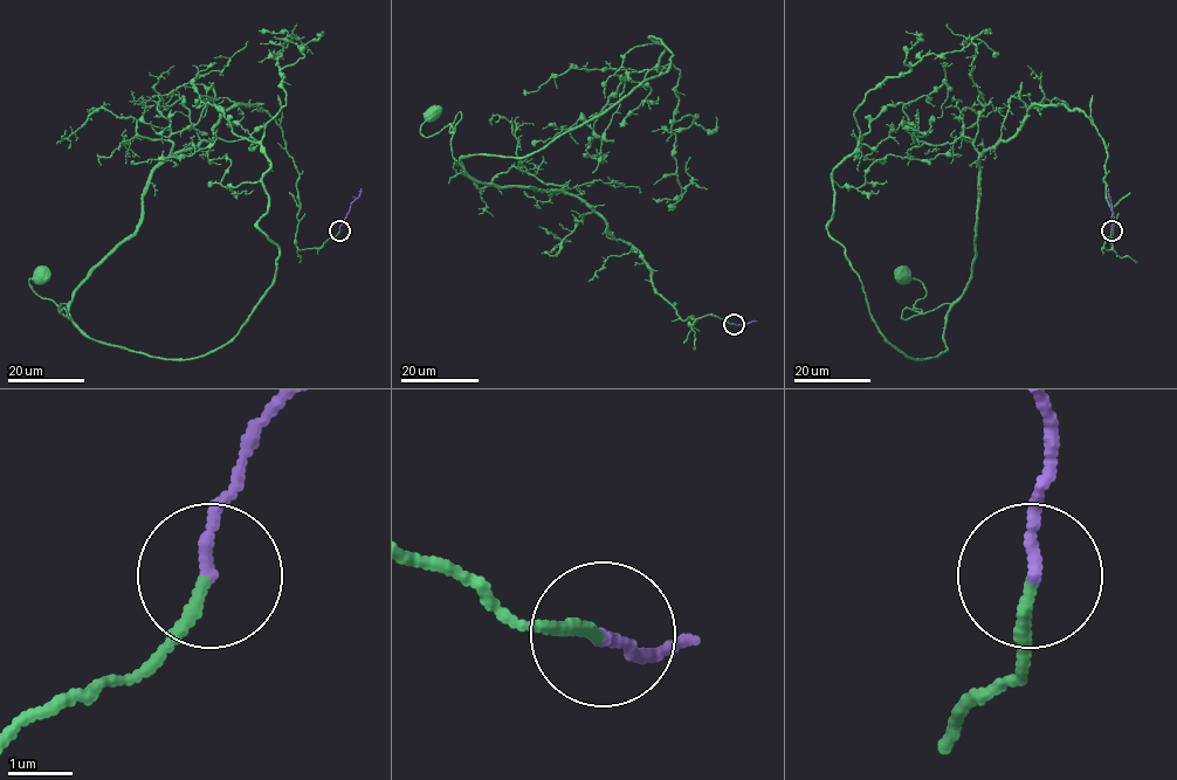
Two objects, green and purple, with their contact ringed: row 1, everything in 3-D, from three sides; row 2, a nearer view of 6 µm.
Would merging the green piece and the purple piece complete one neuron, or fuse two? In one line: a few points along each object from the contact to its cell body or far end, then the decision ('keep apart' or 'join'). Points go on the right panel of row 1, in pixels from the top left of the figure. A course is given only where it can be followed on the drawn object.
green runs (1112, 230), (1106, 249), (1096, 126), (1033, 104), (979, 158), (964, 292), (922, 312), (901, 274); purple runs (1112, 230), (1108, 188); join

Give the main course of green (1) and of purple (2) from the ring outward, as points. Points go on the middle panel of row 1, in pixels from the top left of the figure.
1: (734, 324), (682, 321), (651, 267), (577, 197), (467, 174), (449, 124), (420, 131), (434, 112)
2: (734, 324), (755, 322)

